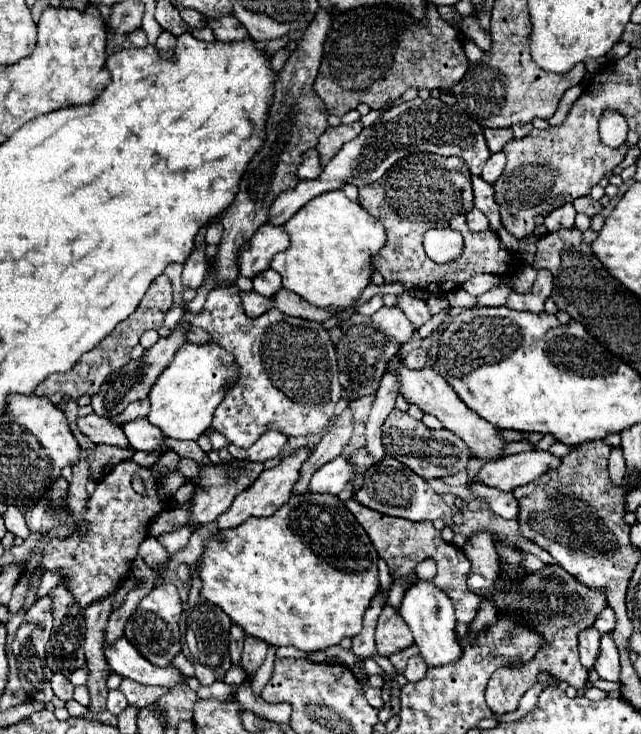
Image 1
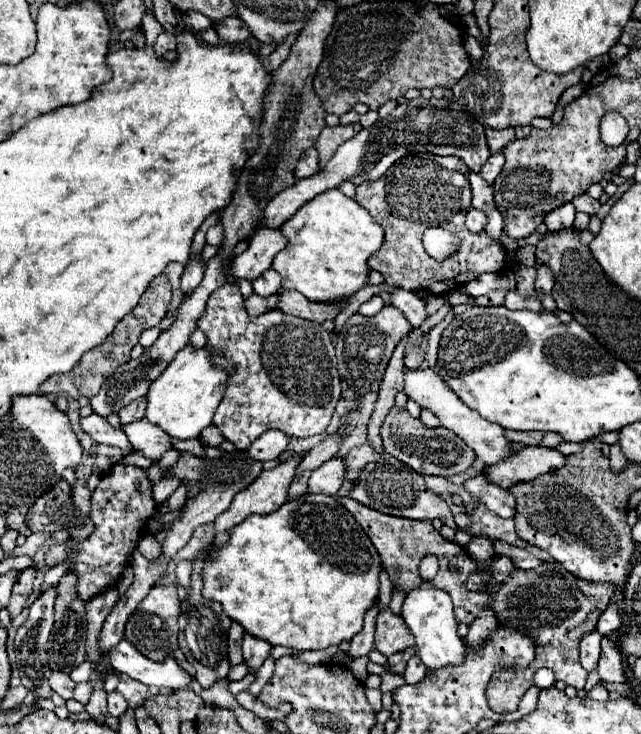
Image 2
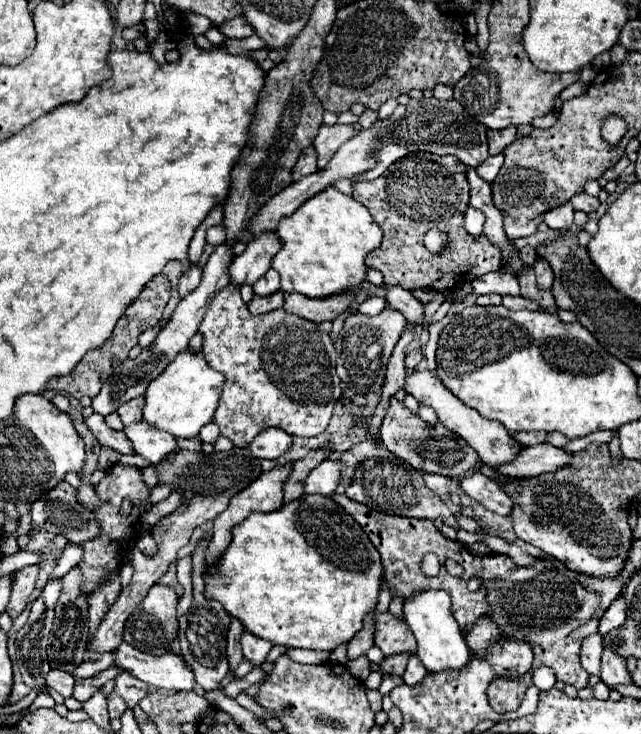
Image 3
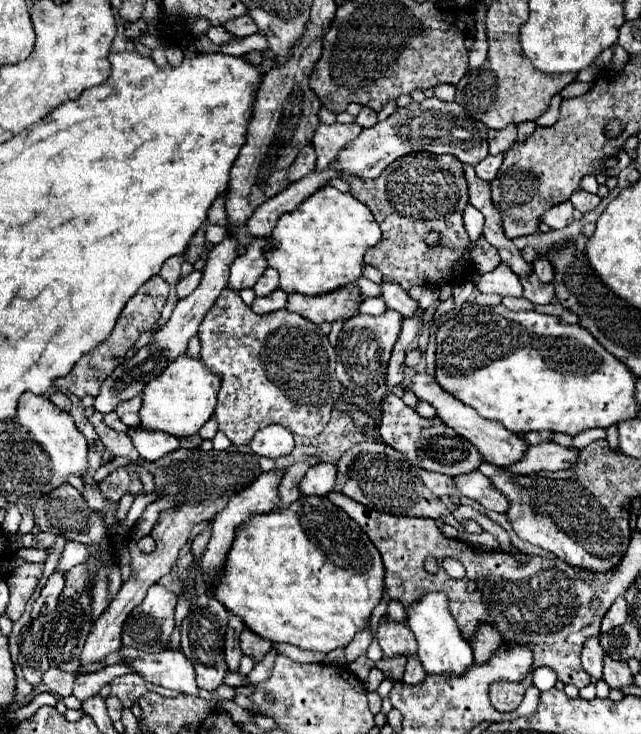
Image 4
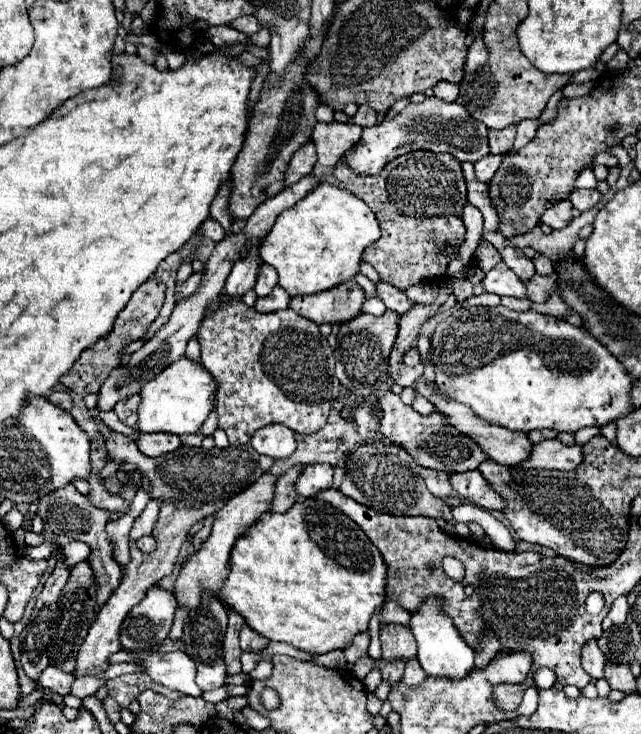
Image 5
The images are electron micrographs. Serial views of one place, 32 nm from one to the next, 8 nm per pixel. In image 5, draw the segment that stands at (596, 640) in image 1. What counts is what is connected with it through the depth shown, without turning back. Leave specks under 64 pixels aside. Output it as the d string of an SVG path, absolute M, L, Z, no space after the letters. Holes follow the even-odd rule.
M588 642L582 648L582 668L594 678L600 680L604 674L604 666L606 666L606 658L600 652L600 648L596 646L596 642Z

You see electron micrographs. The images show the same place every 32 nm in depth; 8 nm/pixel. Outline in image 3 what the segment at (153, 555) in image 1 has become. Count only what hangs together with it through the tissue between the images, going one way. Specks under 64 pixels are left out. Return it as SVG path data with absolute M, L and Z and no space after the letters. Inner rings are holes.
M144 534L142 538L138 538L138 540L136 540L136 546L140 548L142 554L148 554L148 556L152 556L152 554L156 552L156 542L152 540L150 534Z

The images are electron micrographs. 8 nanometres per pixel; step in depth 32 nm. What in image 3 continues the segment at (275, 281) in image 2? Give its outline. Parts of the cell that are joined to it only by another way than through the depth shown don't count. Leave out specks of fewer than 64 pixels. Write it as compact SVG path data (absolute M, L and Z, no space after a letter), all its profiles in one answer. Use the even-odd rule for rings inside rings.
M270 268L252 288L254 288L256 296L270 296L270 294L274 294L276 290L280 290L280 276L278 276L278 272L274 268Z

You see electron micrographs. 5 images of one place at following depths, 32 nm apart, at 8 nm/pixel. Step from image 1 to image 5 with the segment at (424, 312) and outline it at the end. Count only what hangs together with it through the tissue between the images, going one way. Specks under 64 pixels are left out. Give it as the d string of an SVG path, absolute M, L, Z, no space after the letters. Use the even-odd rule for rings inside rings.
M376 282L376 298L380 298L388 310L394 310L398 314L406 312L412 306L412 302L404 296L404 292L386 282Z

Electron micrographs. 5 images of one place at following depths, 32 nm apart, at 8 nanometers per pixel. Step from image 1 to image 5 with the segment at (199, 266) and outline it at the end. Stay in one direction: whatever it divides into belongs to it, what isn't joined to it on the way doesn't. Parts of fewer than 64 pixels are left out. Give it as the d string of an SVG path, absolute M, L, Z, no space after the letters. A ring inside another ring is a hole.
M192 274L184 284L176 286L176 302L186 300L188 296L192 296L196 292L196 288L200 286L200 282L202 282L202 274Z

